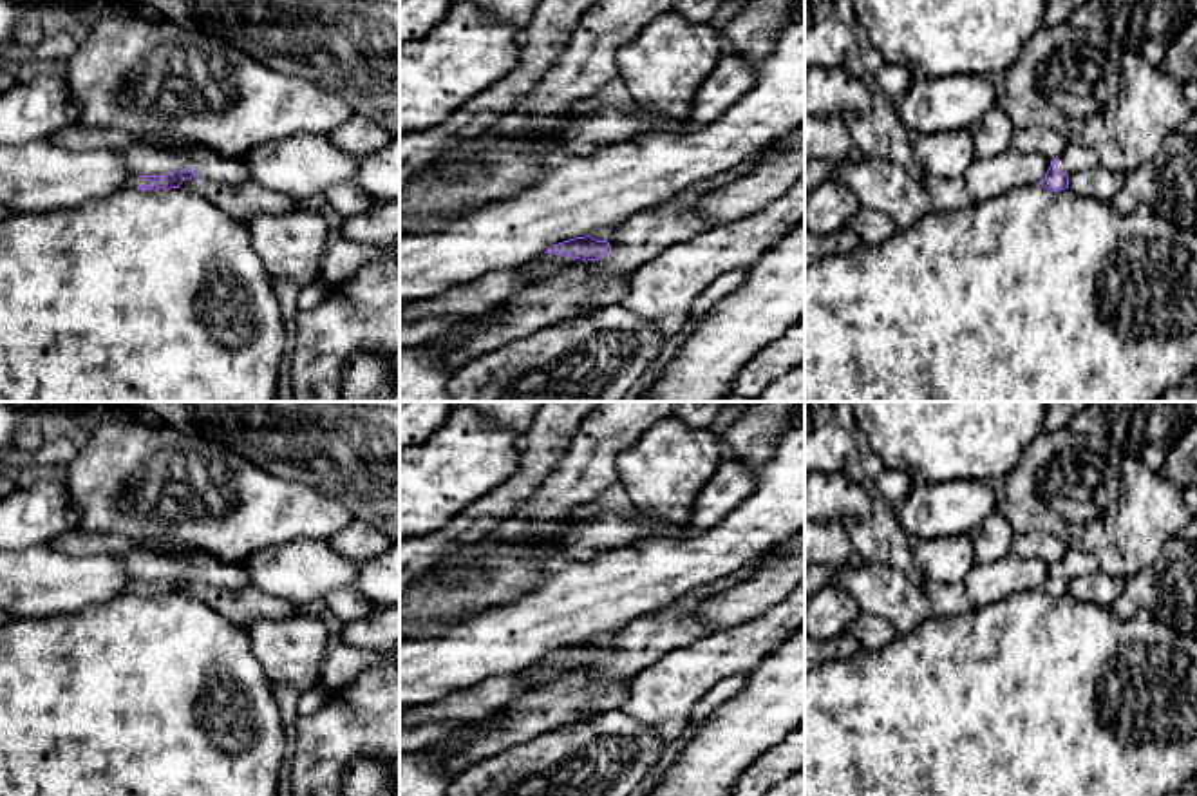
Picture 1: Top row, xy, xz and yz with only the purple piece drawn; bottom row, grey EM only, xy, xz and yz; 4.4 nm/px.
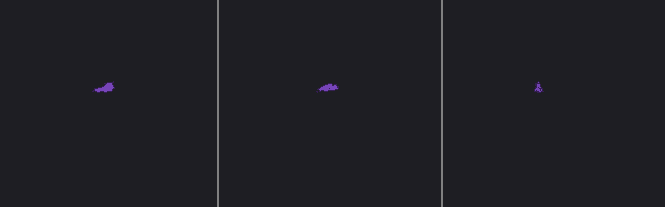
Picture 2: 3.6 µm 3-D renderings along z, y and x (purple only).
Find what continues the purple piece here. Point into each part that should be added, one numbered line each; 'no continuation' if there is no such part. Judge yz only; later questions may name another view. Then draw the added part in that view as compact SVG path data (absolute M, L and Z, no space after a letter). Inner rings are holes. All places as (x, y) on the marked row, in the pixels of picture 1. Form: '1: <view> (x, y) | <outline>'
no continuation

